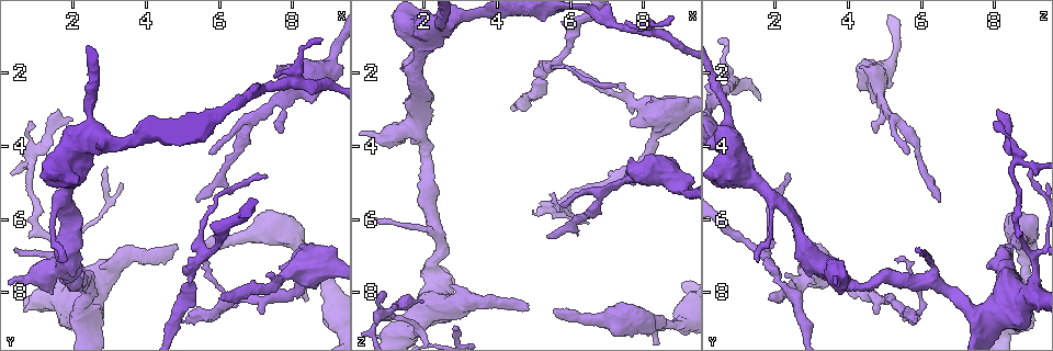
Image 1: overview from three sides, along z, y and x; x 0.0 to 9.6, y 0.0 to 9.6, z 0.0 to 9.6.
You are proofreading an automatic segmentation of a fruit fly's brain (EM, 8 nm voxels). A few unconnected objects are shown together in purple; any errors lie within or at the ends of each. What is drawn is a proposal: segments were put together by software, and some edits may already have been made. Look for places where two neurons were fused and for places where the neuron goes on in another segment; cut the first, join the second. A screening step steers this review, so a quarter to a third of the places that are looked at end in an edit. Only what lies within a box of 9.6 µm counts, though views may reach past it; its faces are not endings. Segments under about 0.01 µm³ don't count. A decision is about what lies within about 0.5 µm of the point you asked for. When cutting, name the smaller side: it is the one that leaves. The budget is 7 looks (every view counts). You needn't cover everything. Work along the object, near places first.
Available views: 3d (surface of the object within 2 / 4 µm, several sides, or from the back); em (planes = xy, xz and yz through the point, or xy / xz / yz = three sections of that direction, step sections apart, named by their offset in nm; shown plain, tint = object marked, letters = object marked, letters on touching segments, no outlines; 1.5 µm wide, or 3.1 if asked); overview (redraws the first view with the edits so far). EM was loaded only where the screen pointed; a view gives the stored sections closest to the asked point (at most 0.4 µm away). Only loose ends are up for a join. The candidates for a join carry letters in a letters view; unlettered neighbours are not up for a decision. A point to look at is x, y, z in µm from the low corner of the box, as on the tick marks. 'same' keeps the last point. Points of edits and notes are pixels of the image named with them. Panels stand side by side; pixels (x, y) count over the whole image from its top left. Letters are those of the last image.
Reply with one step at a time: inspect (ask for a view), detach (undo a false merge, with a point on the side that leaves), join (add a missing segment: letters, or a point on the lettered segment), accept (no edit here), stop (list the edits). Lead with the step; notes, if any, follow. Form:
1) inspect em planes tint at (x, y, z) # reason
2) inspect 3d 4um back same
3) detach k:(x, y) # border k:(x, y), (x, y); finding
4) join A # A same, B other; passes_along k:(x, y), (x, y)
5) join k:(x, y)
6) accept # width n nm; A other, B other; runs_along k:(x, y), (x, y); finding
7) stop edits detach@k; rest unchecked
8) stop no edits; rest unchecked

inspect em yz step 8 tint at (7.65, 7.25, 3.40) # an open end

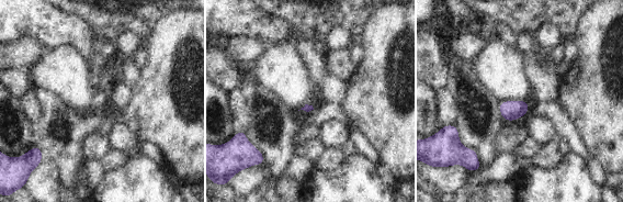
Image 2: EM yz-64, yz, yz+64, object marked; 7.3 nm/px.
inspect em planes letters same

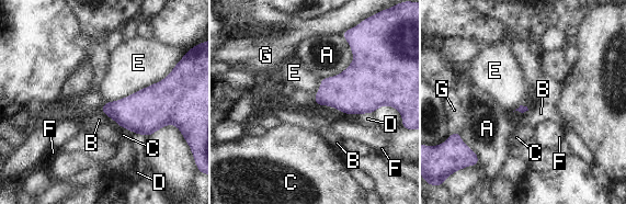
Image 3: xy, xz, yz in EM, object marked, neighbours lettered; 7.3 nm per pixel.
accept # longest_contact E 600 nm; A other, B other, C other, D other, E other, F other, G other; no lettered segment goes on from it

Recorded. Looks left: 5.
inspect em planes tint at (5.50, 6.25, 1.85) # sudden change in width

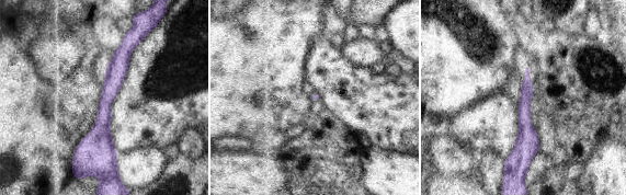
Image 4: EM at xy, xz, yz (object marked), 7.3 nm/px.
inspect em planes letters same # see the neighbours

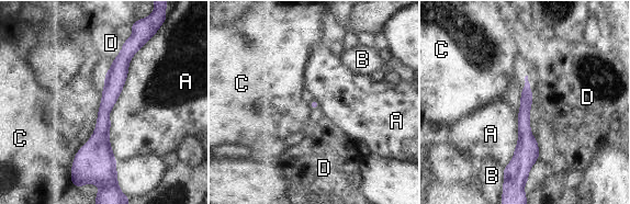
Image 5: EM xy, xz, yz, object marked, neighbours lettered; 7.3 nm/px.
accept # width 70 nm; A other, B other, C other, D other; runs_along 5:(126, 44), (103, 111), (98, 171); all the same neuron

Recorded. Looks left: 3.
inspect 3d 4um at (7.85, 2.35, 0.85) # side arm on a straight run

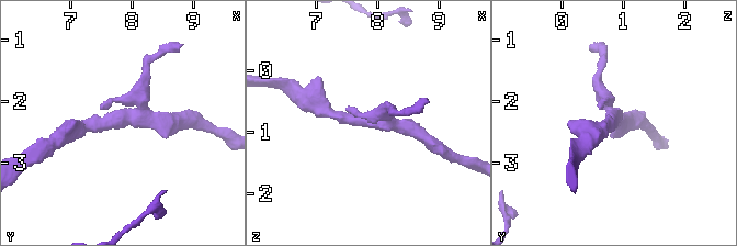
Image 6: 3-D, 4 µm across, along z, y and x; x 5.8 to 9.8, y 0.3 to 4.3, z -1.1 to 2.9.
inspect em planes plain at (7.85, 2.30, 0.85) # arms 3; shape alone is not enough

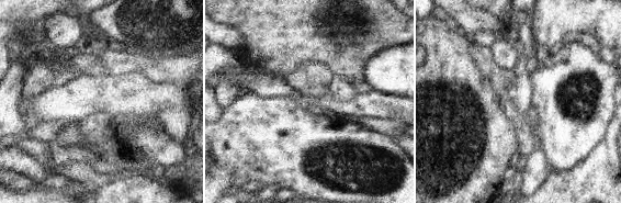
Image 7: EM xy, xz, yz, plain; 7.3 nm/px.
inspect em planes letters same

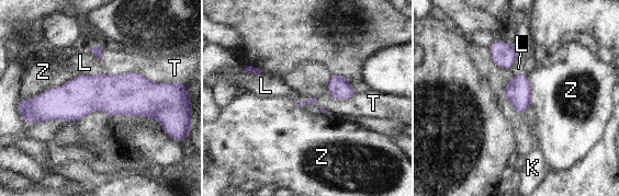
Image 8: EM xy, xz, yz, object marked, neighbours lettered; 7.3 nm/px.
accept # longest_contact Z 460 nm; K other, L other, T other, Z other; one neuron here

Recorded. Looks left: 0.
stop no edits; rest unchecked

